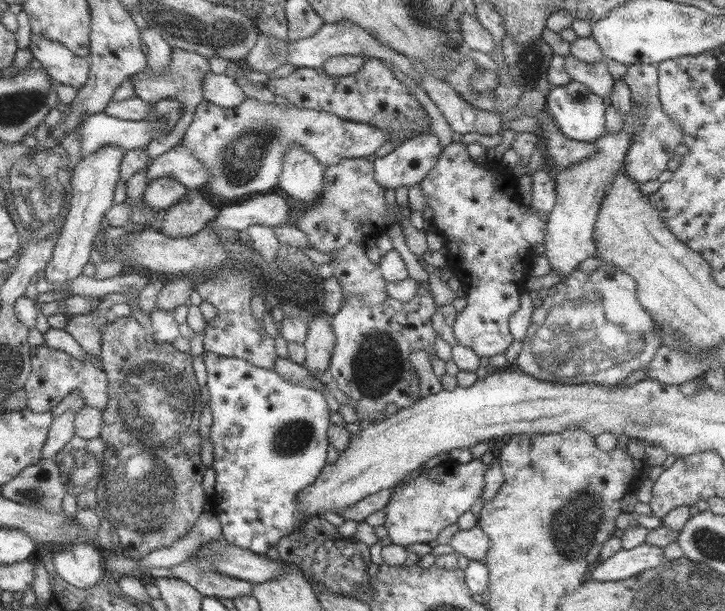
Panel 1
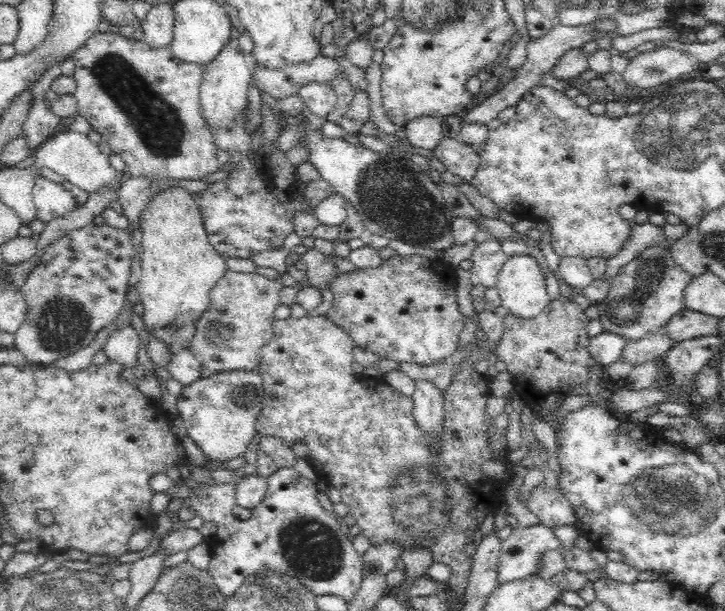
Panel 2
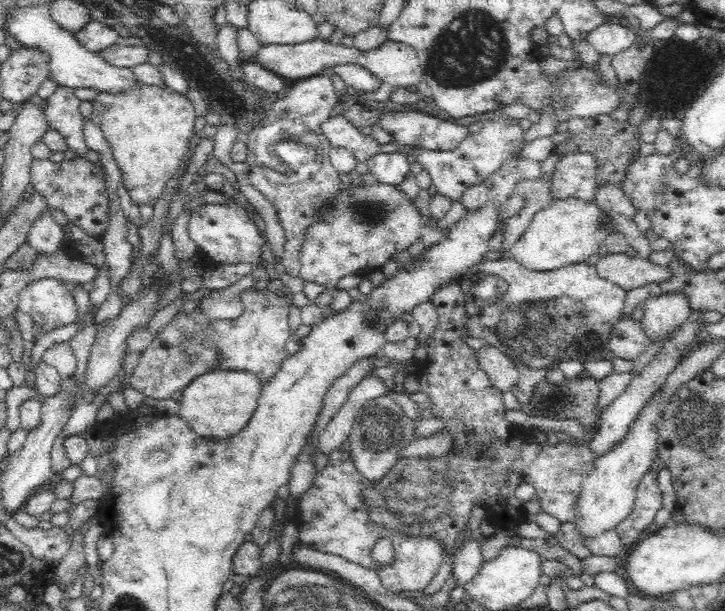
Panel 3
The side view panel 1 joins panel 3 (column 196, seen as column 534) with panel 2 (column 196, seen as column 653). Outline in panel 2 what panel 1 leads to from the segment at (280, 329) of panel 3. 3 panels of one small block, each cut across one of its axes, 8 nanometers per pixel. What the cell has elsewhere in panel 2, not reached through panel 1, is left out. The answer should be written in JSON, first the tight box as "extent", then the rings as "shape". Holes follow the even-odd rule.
{"extent":[189,270,282,373],"shape":[[[228,270],[210,290],[209,306],[194,324],[189,350],[201,367],[213,373],[233,370],[256,371],[264,346],[273,337],[274,308],[280,304],[278,294],[282,283],[264,278],[260,274],[236,274]]]}

